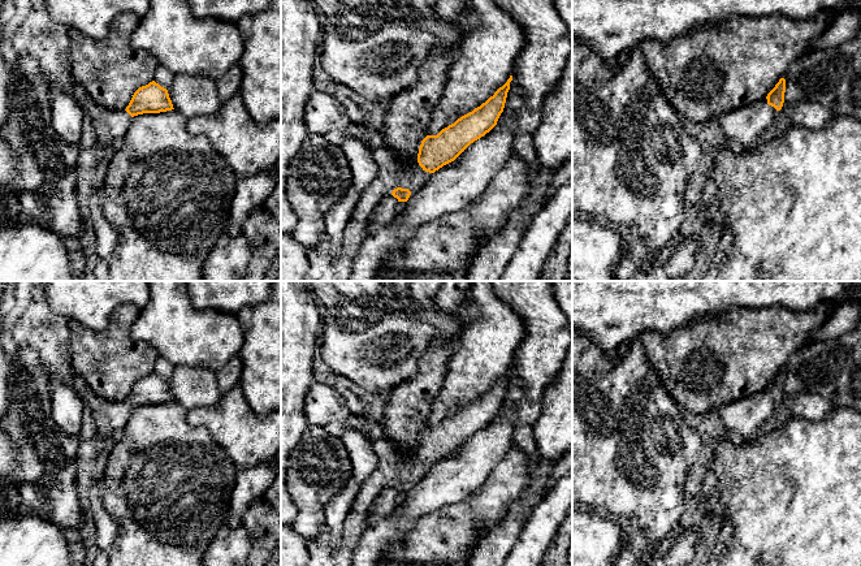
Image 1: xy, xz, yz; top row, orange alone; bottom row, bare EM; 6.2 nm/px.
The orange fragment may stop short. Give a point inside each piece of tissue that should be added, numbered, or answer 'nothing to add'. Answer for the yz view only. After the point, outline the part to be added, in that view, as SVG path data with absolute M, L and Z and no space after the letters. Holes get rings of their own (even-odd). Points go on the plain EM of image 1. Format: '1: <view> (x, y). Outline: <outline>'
1: yz (745, 418). Outline: M763 390L718 409L718 414L735 438L750 440L766 427L778 402Z

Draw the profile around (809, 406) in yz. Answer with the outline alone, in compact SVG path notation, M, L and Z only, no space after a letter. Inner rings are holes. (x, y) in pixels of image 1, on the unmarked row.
M801 392L795 394L783 394L784 401L792 416L805 420L823 420L834 410L832 405L819 394Z

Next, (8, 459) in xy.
M0 427L0 483L18 468L13 441Z

